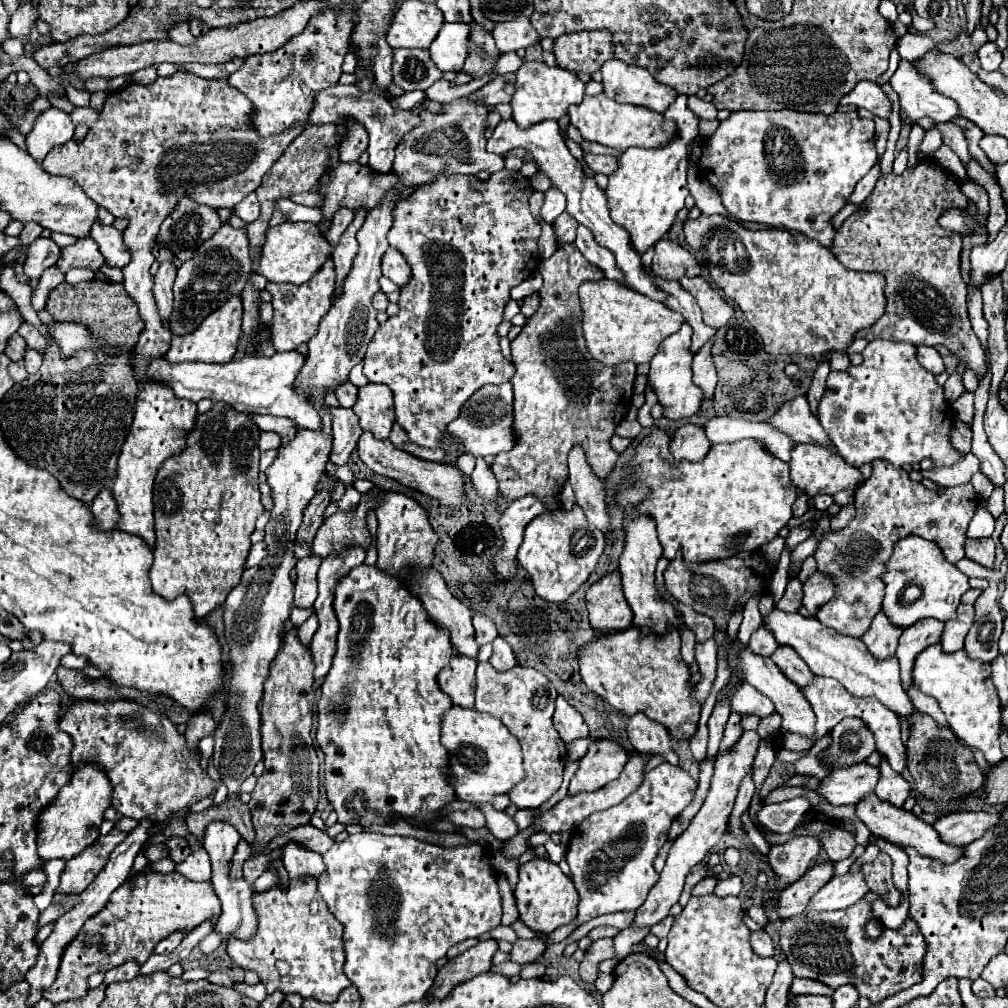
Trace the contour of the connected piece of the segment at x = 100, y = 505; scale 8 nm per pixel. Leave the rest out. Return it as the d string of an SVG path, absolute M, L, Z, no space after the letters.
M104 489L96 495L96 499L90 505L90 511L94 515L96 531L110 531L116 527L116 523L120 519L120 515L116 511L116 501L108 489Z

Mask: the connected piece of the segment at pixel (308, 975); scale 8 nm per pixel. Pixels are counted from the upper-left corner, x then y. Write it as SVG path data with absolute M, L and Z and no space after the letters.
M292 879L288 891L272 887L266 893L256 893L254 907L258 913L258 933L250 941L228 939L228 955L238 967L258 973L268 993L298 993L304 999L314 997L322 1003L334 1003L334 999L352 985L342 971L342 923L328 911L324 899L318 895L316 879Z

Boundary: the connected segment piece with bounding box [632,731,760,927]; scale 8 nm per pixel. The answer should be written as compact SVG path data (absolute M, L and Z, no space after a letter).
M744 731L742 737L738 739L738 743L734 747L730 747L730 751L720 751L718 753L718 759L714 763L714 777L712 777L708 797L706 797L704 805L700 807L700 811L696 813L696 817L690 821L688 829L672 843L666 865L664 865L664 871L660 873L660 881L652 887L652 891L648 893L648 899L636 911L636 917L634 917L632 925L652 927L668 915L672 905L678 903L682 887L684 887L684 879L690 873L690 869L694 865L700 865L704 861L704 857L714 849L718 839L724 835L730 811L734 807L734 799L738 795L738 787L740 787L742 779L746 777L746 771L752 771L752 763L754 763L754 755L758 751L758 743L760 743L760 735L756 731Z

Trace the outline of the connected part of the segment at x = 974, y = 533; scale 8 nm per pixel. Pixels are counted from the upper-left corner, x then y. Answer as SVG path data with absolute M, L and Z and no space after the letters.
M978 507L974 517L972 517L972 521L970 521L970 527L966 531L968 539L980 541L980 539L992 537L992 533L994 533L994 517L986 509Z

